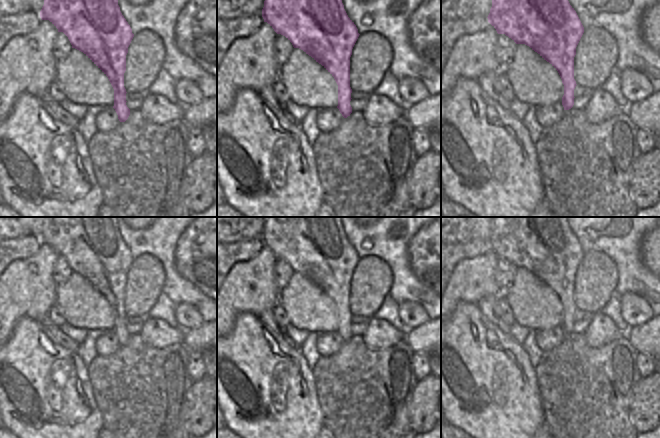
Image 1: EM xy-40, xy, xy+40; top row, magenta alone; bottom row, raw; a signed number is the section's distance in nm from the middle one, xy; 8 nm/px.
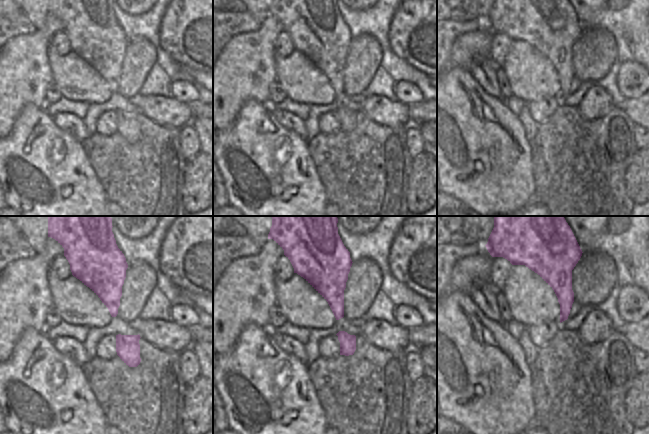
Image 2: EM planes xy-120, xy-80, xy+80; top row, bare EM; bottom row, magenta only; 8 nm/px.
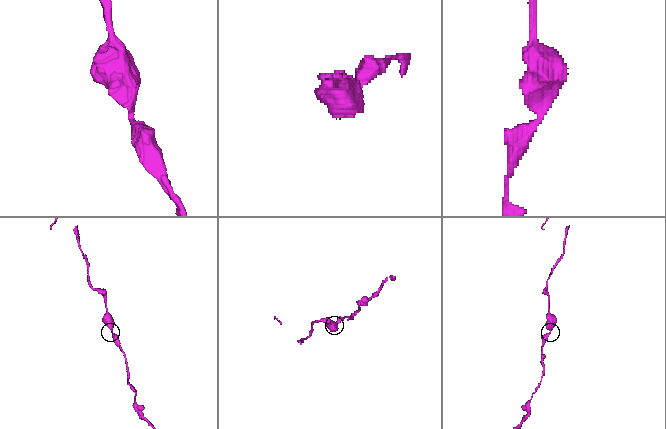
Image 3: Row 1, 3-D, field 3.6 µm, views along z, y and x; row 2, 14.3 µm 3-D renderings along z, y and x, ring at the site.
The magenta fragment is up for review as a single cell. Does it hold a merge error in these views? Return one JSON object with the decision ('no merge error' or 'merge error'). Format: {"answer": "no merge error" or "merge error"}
{"answer": "no merge error"}

